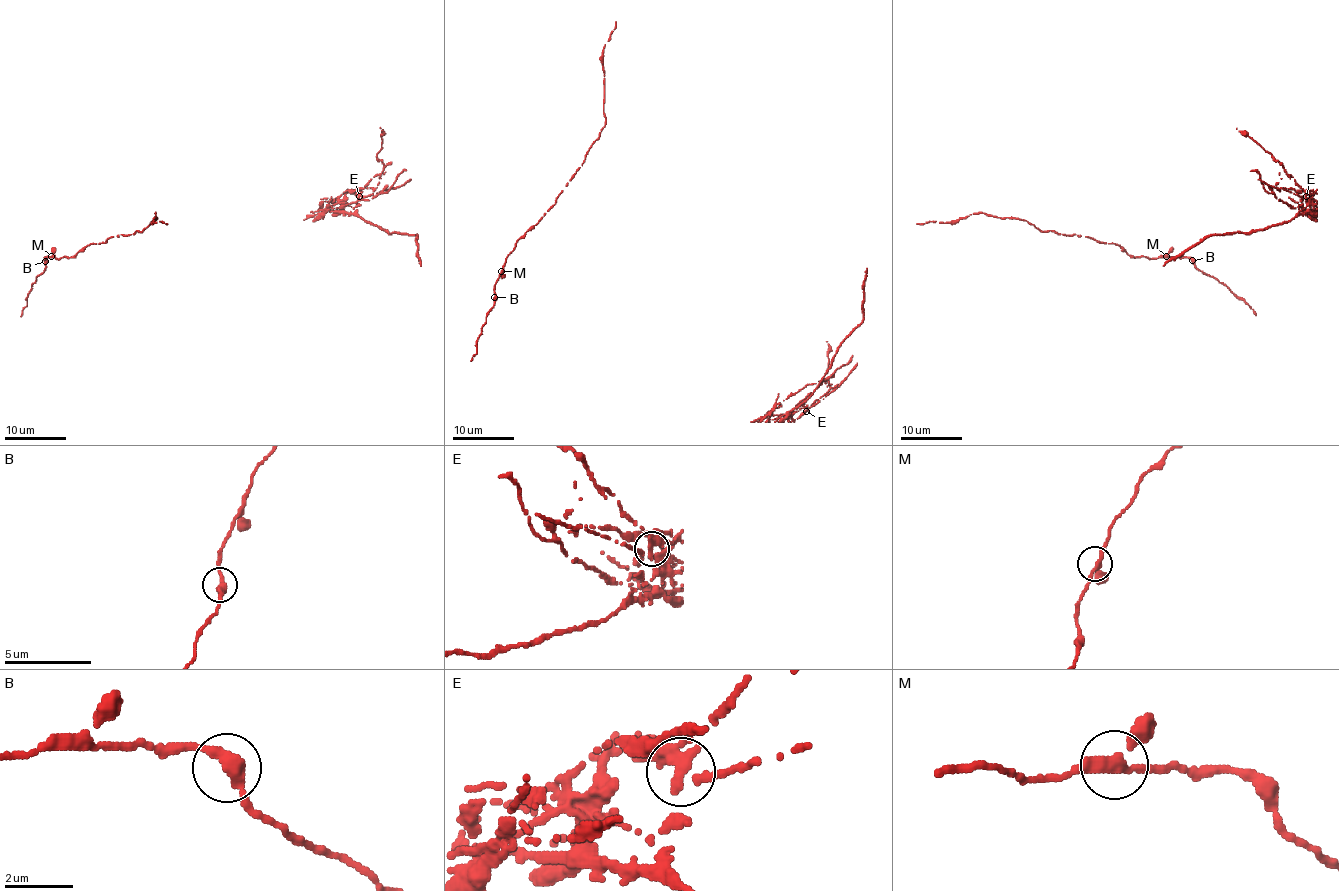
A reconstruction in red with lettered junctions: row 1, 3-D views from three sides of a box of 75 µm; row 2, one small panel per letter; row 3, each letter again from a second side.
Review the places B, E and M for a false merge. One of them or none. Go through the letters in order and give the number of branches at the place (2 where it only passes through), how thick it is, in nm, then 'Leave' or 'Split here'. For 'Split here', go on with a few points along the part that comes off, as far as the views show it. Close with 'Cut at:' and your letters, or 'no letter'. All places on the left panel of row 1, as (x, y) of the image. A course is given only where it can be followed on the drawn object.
B: Branches: 2. Thickness 360 nm. Leave
E: Branches: 3. Thickness 280 nm. Split here. Course of the part to remove: (359, 196), (348, 191), (344, 199), (344, 210), (356, 213), (389, 233), (416, 235), (421, 265)
M: Branches: 3. Thickness 260 nm. Leave
Cut at: E

